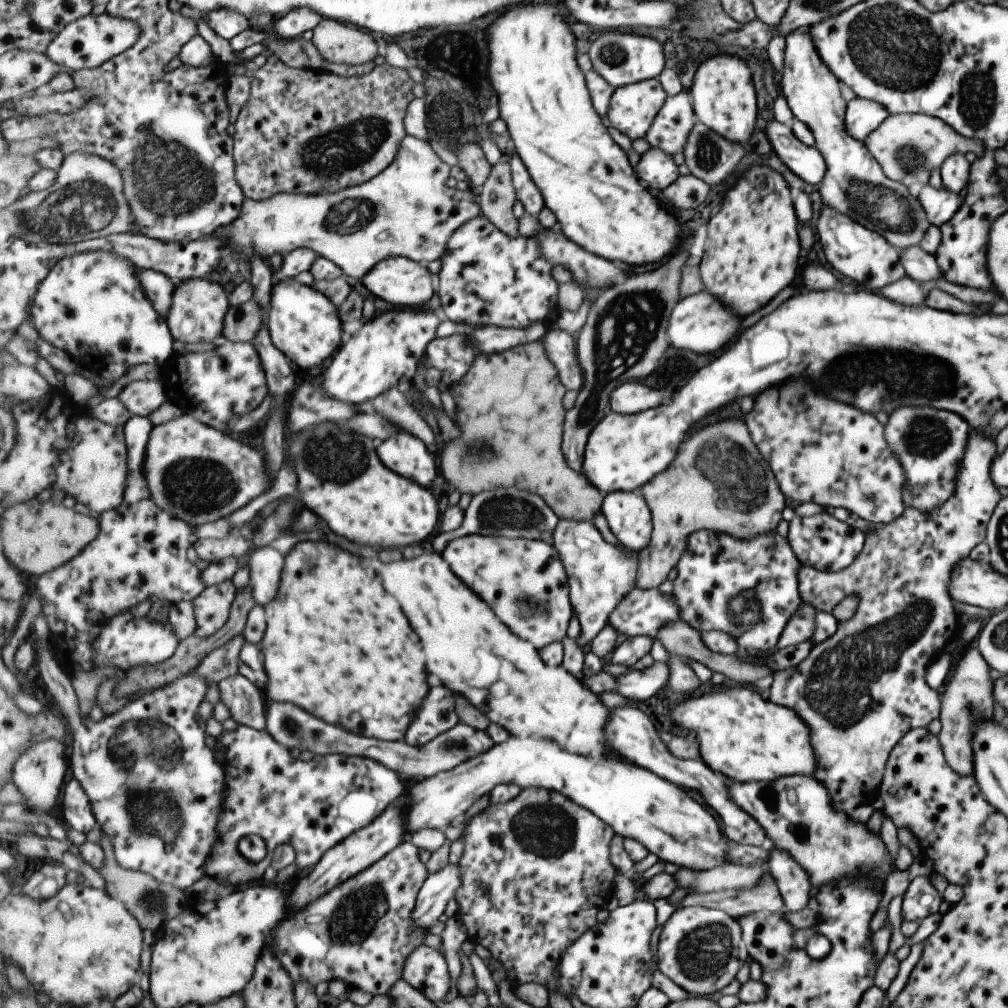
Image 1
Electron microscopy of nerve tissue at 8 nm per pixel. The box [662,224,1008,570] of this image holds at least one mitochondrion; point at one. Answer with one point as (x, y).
(900, 371)

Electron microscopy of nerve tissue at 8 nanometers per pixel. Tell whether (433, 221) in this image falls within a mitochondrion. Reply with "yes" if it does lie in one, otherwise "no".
no

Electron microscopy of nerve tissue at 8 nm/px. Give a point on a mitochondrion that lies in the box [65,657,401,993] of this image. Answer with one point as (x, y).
(137, 747)

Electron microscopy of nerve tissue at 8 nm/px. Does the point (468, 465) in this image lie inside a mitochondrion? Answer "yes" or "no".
yes

